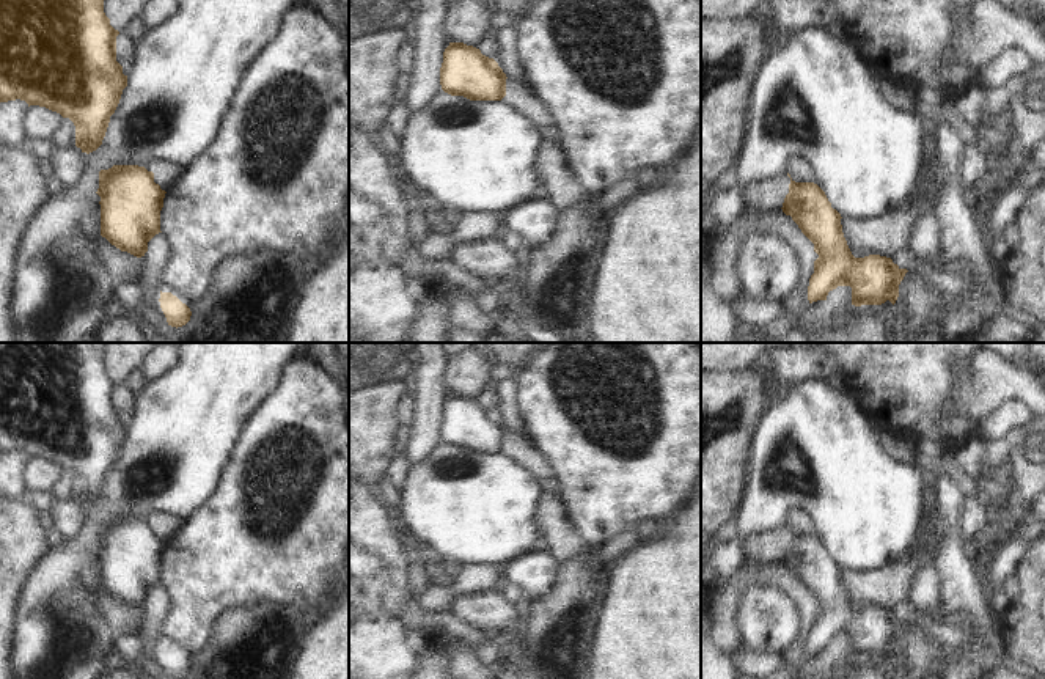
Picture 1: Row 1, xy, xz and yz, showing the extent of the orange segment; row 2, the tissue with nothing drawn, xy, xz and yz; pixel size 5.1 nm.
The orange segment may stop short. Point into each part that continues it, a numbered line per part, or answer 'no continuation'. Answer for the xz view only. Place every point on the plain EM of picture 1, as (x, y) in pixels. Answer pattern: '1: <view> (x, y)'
no continuation

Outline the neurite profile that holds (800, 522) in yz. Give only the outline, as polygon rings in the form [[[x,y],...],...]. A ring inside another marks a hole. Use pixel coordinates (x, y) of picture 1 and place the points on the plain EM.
[[[795,509],[789,516],[787,525],[795,534],[814,534],[817,536],[816,523],[809,512],[803,509]]]

